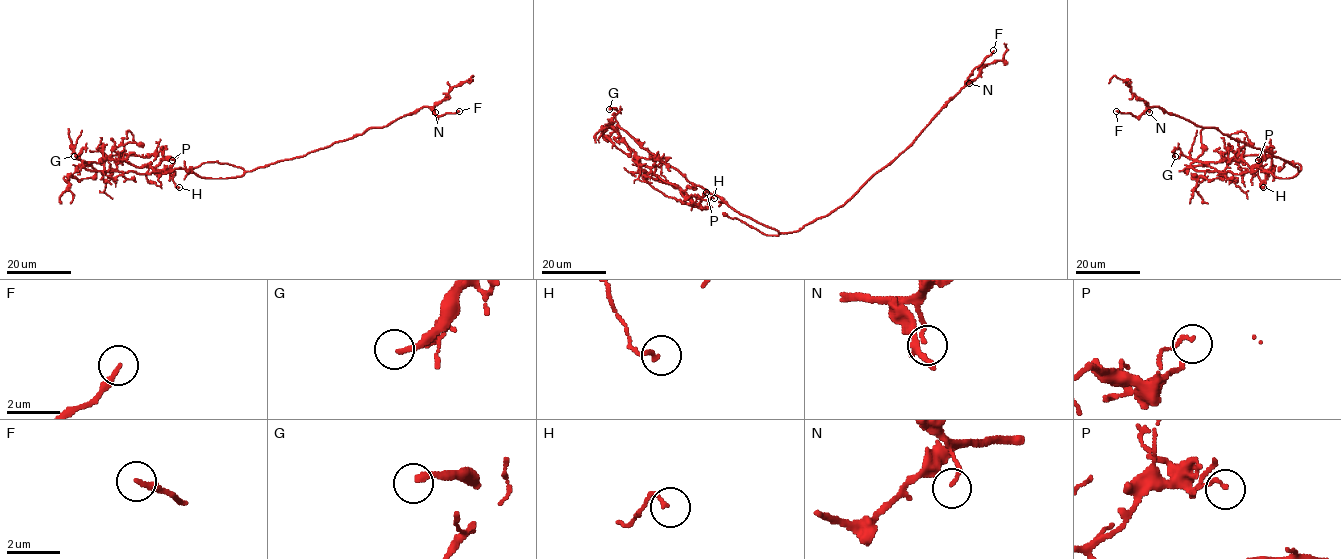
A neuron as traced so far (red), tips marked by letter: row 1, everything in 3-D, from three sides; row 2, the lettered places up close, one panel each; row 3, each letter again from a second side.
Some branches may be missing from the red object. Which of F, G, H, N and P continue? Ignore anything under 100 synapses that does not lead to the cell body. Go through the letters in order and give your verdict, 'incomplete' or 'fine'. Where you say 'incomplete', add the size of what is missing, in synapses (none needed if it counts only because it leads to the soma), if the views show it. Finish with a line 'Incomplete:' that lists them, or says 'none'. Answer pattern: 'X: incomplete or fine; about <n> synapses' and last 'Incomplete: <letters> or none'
F: fine
G: incomplete
H: fine
N: fine
P: fine
Incomplete: G

